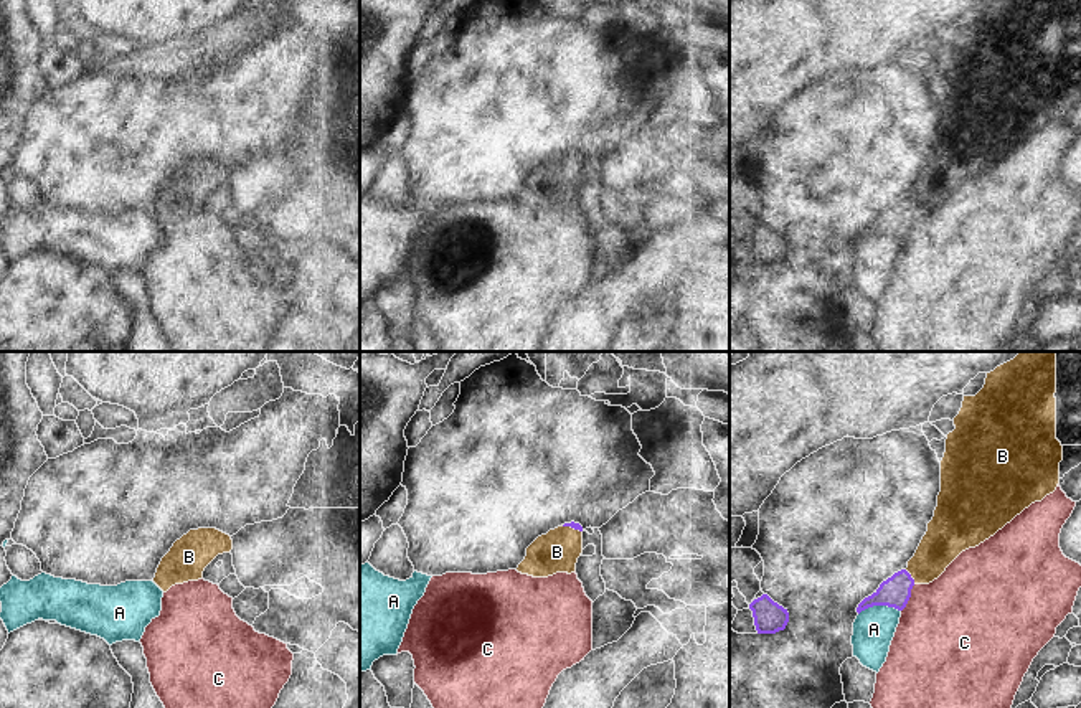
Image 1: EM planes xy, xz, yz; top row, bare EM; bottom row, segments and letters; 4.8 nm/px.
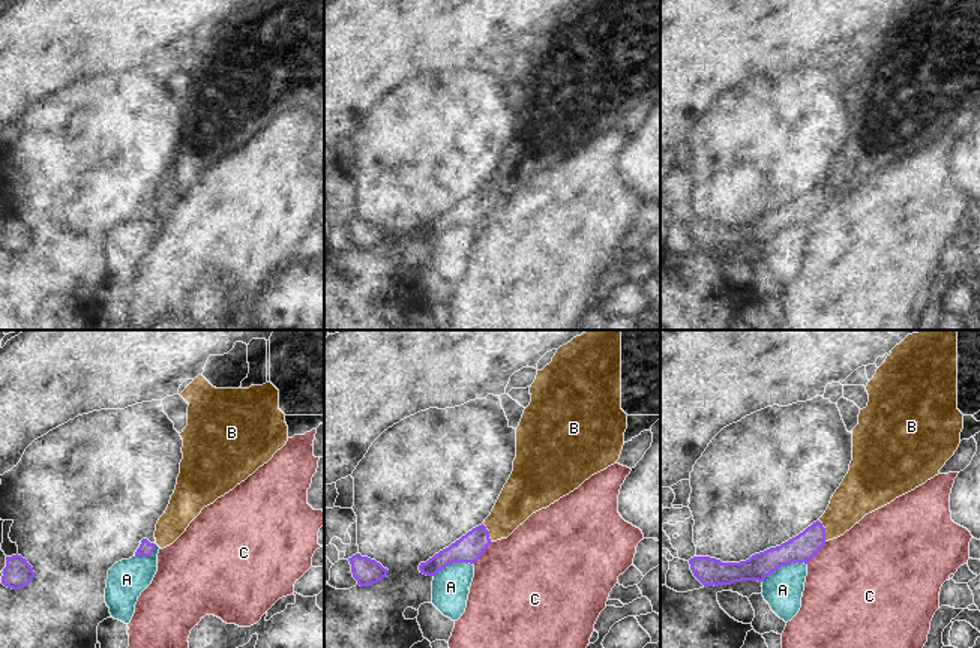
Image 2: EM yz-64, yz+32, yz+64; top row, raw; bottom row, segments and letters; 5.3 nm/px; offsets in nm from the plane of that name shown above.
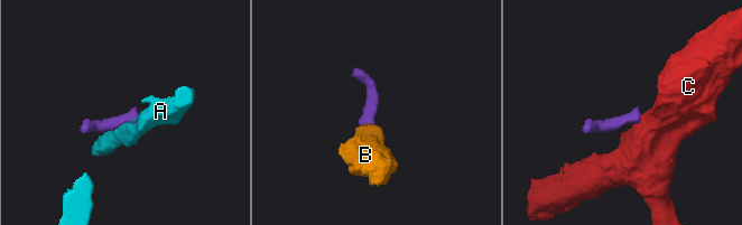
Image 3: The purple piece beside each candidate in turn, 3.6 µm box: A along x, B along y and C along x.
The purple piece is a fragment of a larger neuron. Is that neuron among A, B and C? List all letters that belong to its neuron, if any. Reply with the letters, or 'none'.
B

